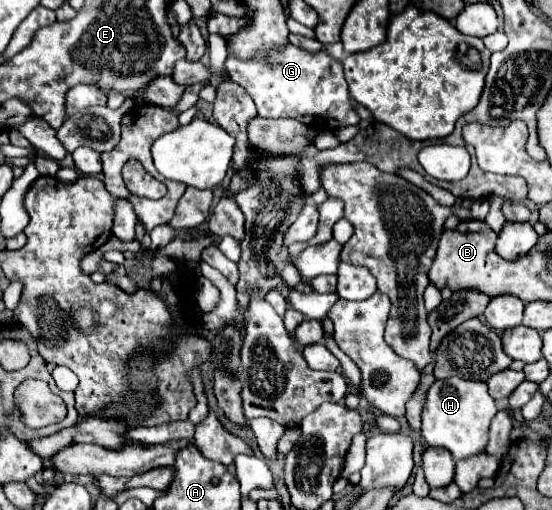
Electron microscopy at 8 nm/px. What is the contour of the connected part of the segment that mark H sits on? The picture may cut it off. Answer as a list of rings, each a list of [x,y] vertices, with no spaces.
[[[449,377],[435,381],[427,391],[427,401],[423,407],[421,435],[429,447],[443,447],[451,451],[453,459],[467,459],[485,451],[489,423],[497,413],[495,401],[487,393],[487,383],[467,381],[461,377]]]

